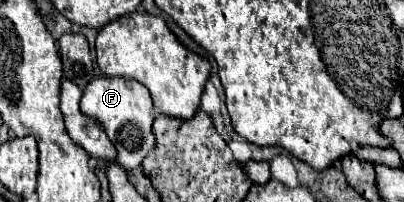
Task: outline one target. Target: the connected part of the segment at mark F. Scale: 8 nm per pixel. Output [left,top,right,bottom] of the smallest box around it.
[79,77,155,169]

